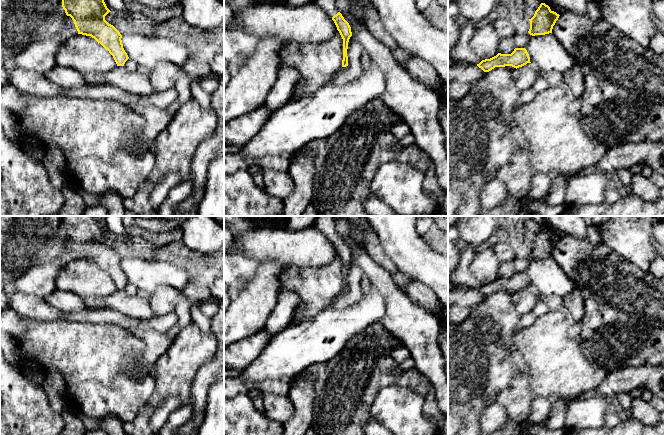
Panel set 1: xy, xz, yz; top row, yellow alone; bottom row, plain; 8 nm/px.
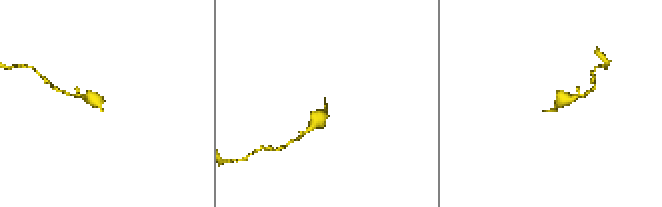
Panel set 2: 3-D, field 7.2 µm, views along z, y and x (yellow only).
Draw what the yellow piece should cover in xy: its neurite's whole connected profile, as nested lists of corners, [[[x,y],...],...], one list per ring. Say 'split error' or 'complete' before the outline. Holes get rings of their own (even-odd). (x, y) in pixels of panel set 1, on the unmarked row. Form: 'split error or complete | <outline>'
complete | [[[61,216],[62,231],[67,240],[74,245],[78,258],[91,260],[100,267],[113,280],[117,290],[124,290],[129,283],[122,268],[122,259],[111,248],[105,244],[105,240],[111,236],[100,216]]]

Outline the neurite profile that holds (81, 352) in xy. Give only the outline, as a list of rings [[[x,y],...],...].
[[[25,318],[26,333],[20,343],[17,343],[17,352],[20,355],[21,366],[37,366],[43,370],[53,368],[61,373],[65,382],[80,383],[85,381],[97,381],[105,386],[111,386],[115,377],[119,374],[122,361],[128,356],[136,356],[143,353],[145,344],[132,334],[131,331],[115,324],[93,324],[77,321],[57,319],[54,321],[34,321]]]

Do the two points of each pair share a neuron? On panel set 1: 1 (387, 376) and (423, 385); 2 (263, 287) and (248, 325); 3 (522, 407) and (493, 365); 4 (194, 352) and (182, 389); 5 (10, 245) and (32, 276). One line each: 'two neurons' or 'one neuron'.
1: one neuron
2: one neuron
3: one neuron
4: one neuron
5: two neurons

